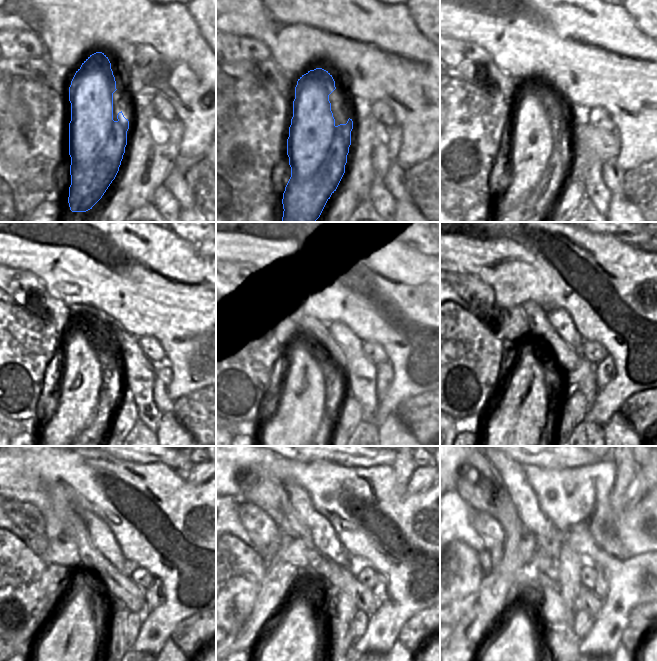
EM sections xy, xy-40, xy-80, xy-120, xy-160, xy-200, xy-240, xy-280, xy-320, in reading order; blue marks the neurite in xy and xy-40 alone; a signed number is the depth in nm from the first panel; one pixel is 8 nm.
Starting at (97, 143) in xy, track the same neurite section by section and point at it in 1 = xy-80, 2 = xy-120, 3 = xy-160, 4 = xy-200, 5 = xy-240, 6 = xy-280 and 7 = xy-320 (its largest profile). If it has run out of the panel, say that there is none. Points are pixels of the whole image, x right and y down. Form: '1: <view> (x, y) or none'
1: xy-80 (540, 150)
2: xy-120 (85, 403)
3: xy-160 (303, 418)
4: xy-200 (520, 425)
5: xy-240 (69, 648)
6: xy-280 (292, 649)
7: xy-320 (516, 649)

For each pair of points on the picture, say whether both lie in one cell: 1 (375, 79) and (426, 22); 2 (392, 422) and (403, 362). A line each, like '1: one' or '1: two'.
1: two
2: two

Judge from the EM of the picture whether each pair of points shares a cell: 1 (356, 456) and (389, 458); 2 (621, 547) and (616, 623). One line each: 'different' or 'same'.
1: same
2: same

